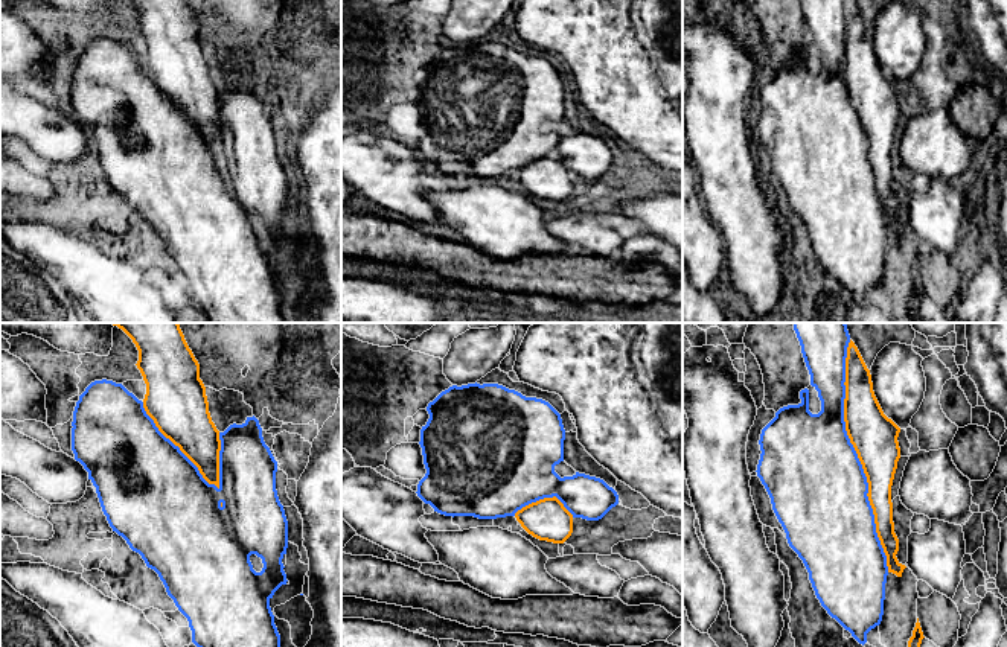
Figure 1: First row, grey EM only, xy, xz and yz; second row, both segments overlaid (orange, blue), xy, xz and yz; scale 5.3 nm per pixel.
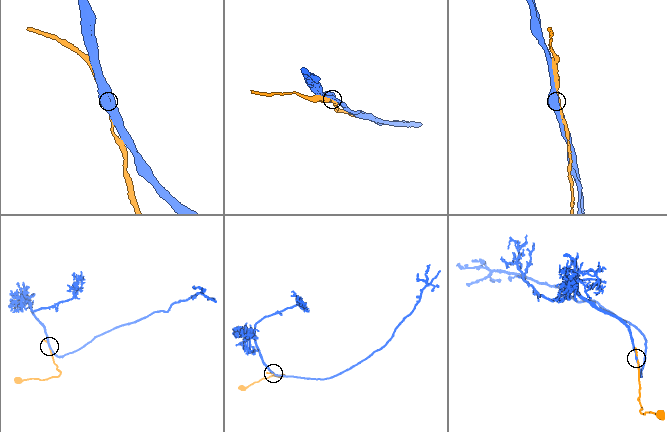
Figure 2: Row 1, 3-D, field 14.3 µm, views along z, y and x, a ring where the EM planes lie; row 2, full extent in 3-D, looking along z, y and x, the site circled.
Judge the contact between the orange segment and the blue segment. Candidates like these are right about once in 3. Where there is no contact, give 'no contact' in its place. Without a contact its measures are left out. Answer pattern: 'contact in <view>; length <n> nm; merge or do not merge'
contact in yz; length 1250 nm; do not merge

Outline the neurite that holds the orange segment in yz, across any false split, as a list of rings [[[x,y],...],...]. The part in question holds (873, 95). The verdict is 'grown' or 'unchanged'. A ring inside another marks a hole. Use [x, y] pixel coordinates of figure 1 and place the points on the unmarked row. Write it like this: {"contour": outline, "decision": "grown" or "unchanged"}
{"contour": [[[853,0],[847,6],[844,44],[846,90],[867,135],[876,192],[887,215],[888,231],[902,236],[906,225],[896,216],[899,198],[891,161],[891,145],[900,117],[900,87],[884,73],[873,50],[870,29]]], "decision": "unchanged"}

